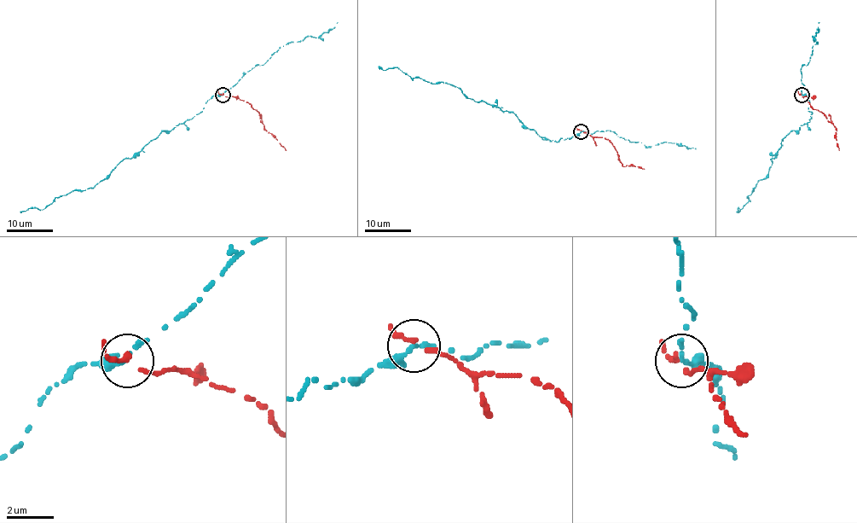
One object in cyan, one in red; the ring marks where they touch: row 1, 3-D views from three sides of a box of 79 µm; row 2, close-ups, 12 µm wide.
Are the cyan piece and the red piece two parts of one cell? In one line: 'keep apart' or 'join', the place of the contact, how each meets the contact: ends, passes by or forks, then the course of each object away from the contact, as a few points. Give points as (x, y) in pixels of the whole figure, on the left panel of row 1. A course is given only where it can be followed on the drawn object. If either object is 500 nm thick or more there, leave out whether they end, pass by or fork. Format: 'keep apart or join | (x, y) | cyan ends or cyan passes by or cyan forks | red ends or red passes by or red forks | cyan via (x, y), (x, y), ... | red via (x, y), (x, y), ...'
keep apart | (222, 95) | cyan ends | red passes by | cyan via (222, 95), (212, 96), (190, 119), (163, 130), (91, 188), (56, 197), (43, 209), (20, 212) | red via (222, 95), (237, 97), (257, 111), (266, 130), (286, 149)

